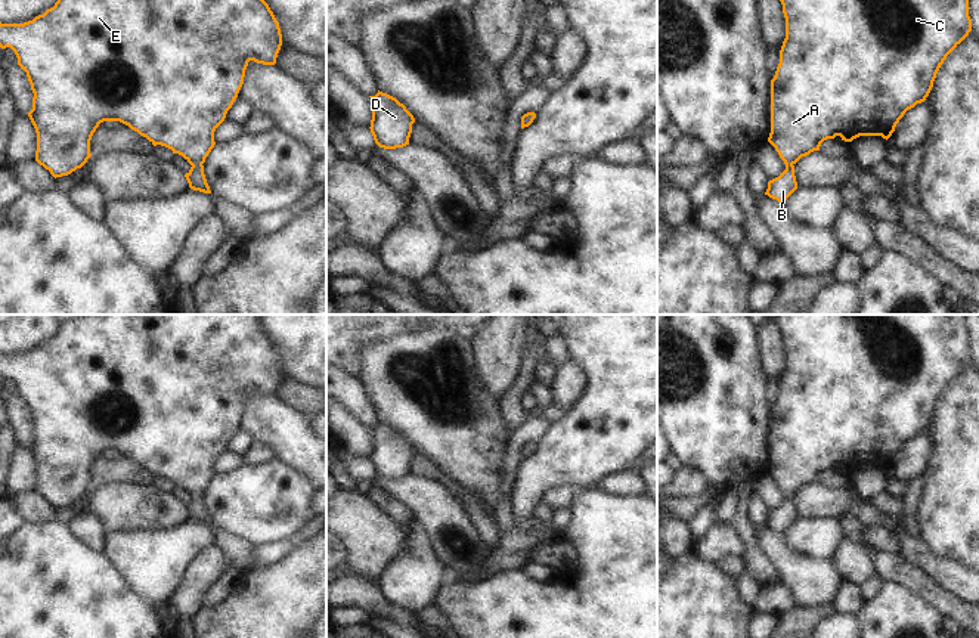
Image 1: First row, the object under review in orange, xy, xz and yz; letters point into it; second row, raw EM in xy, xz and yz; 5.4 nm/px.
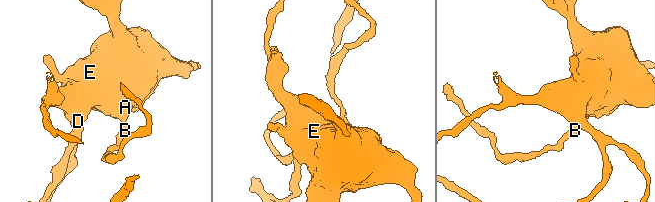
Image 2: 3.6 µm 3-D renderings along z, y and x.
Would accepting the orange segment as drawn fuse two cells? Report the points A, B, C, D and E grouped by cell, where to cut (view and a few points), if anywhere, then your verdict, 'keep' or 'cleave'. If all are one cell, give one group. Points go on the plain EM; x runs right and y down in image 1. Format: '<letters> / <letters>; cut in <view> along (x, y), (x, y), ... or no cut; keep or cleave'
A B C D E; no cut; keep

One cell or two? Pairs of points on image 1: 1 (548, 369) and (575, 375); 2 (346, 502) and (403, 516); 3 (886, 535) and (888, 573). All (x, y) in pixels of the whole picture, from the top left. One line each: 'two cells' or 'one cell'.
1: two cells
2: two cells
3: two cells

